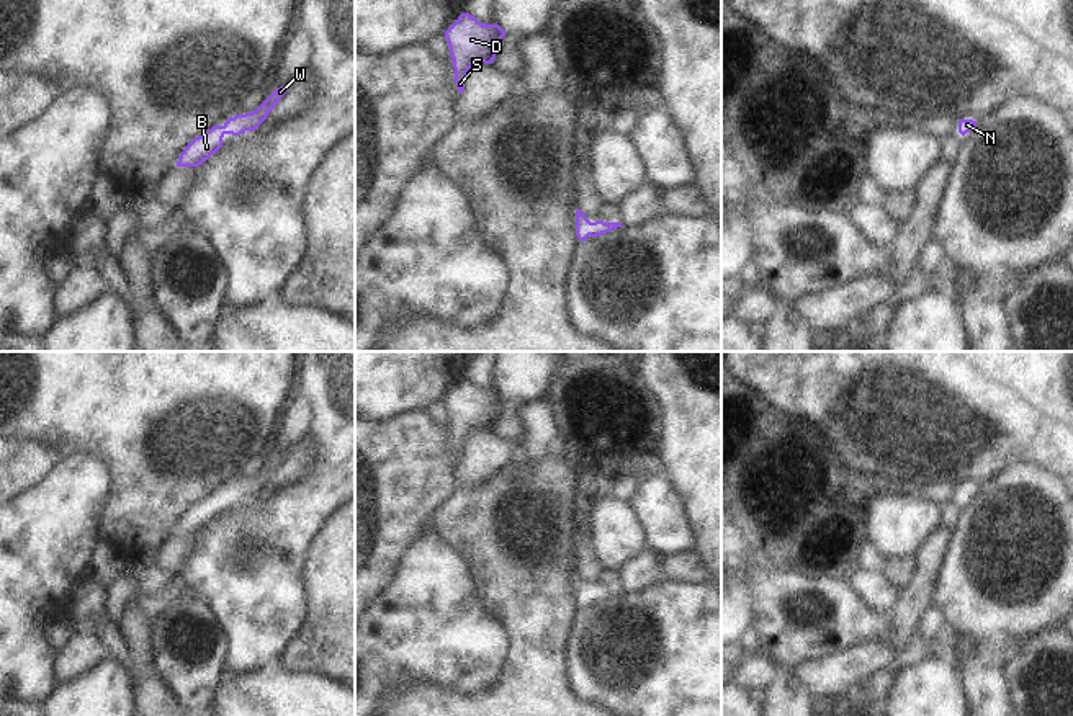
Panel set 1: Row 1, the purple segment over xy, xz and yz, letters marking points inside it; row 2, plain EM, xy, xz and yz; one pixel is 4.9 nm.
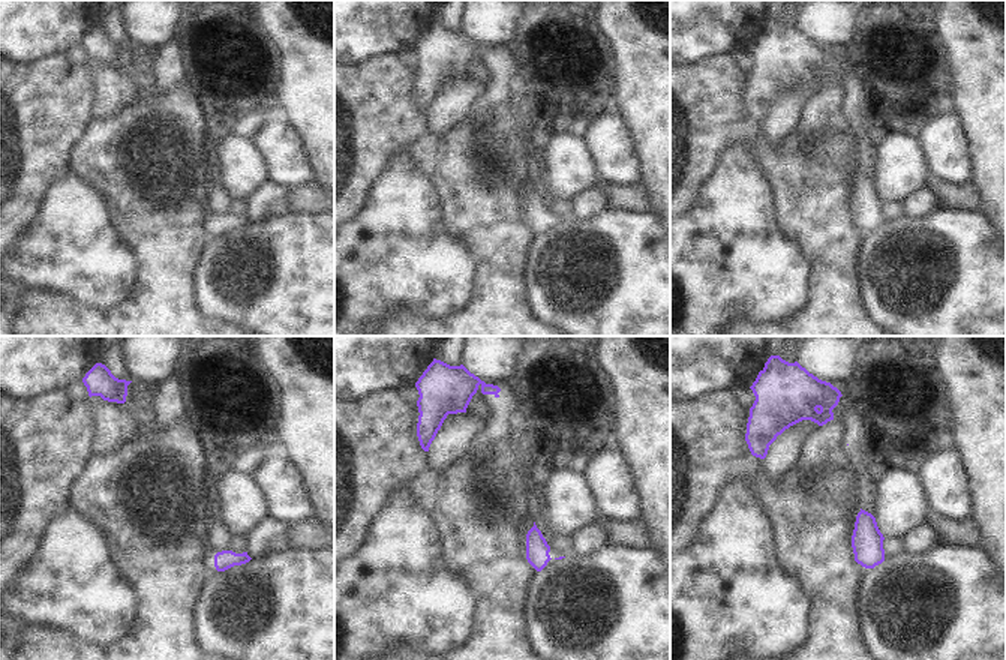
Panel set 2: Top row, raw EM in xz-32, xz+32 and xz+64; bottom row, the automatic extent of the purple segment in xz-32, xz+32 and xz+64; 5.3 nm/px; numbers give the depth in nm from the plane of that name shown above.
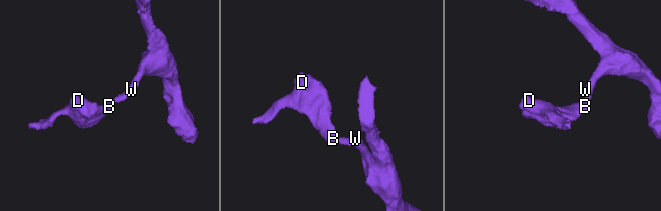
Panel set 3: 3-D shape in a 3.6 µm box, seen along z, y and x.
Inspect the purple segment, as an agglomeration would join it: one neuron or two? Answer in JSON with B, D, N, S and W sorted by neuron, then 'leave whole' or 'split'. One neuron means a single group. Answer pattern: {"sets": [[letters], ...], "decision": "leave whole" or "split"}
{"sets": [["B", "D", "N", "S", "W"]], "decision": "leave whole"}

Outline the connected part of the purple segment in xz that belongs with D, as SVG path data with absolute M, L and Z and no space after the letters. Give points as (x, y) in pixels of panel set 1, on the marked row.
M461 13L445 31L450 57L455 69L455 83L460 93L474 64L492 64L505 31L496 25L484 25L469 13Z

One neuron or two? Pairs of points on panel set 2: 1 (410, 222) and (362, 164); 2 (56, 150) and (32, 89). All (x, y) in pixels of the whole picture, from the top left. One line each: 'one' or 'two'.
1: two
2: one

